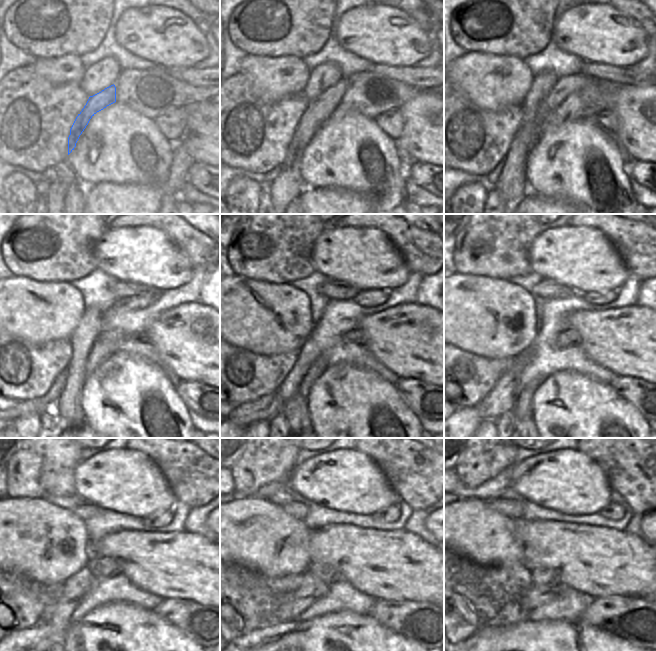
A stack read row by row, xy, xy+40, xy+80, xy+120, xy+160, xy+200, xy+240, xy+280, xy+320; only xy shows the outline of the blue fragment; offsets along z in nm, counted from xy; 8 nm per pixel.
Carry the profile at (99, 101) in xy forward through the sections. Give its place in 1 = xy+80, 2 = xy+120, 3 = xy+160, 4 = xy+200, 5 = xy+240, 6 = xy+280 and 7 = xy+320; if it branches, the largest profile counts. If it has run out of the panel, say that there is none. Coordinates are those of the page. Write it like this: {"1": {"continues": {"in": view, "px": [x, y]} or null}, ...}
{"1": {"continues": {"in": "xy+80", "px": [512, 183]}}, "2": {"continues": {"in": "xy+120", "px": [67, 405]}}, "3": {"continues": {"in": "xy+160", "px": [367, 298]}}, "4": {"continues": {"in": "xy+200", "px": [600, 296]}}, "5": {"continues": {"in": "xy+240", "px": [160, 518]}}, "6": {"continues": {"in": "xy+280", "px": [390, 514]}}, "7": {"continues": {"in": "xy+320", "px": [613, 511]}}}

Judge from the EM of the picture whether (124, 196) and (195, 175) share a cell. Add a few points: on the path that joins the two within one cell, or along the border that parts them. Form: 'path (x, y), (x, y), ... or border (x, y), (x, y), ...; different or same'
border (194, 162), (188, 171), (187, 181); different

